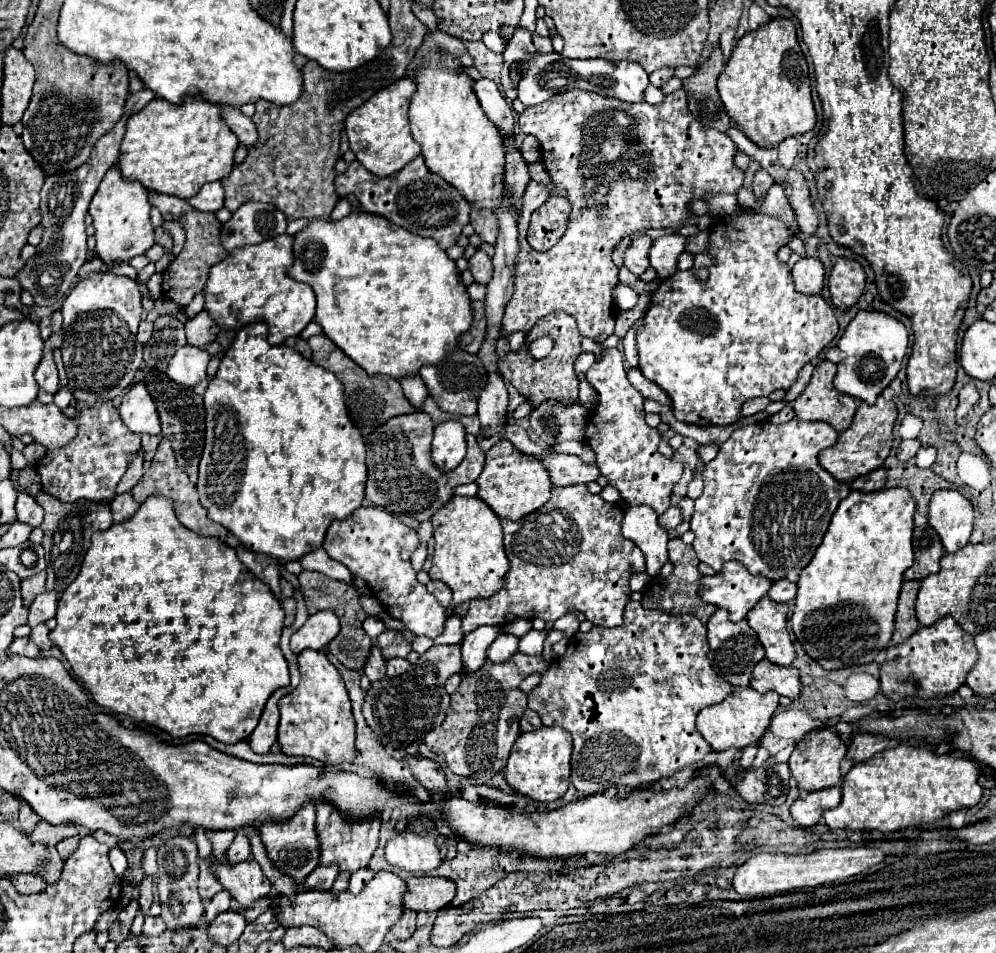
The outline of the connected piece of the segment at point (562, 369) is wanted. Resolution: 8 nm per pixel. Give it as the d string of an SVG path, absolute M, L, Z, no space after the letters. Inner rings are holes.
M556 312L556 314L548 314L544 316L534 328L532 332L528 334L524 346L520 348L520 352L508 352L500 362L498 362L498 368L502 372L504 378L508 378L512 382L512 386L526 398L530 398L534 402L534 406L538 406L540 402L548 400L548 398L556 398L556 400L562 400L562 402L572 402L578 398L578 378L574 374L574 360L578 358L578 354L582 352L580 348L580 332L576 328L576 322L572 320L572 316L564 314L564 312ZM542 336L548 336L554 340L554 348L552 352L542 358L542 360L532 360L532 356L528 354L526 350L526 344L536 340L536 338L542 338Z

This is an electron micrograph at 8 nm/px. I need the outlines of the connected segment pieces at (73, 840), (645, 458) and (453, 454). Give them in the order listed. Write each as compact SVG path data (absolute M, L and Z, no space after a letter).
M70 836L70 838L64 838L60 844L56 844L56 850L58 850L60 858L64 860L78 846L78 842L80 842L80 836Z
M602 348L600 358L586 372L586 380L596 390L598 404L588 420L584 442L596 452L600 474L608 478L608 484L620 492L628 506L646 504L658 516L664 514L670 508L672 486L682 476L682 464L674 464L673 458L658 452L662 434L644 422L644 396L628 382L618 348Z
M458 420L442 422L434 428L432 460L442 470L456 468L466 456L466 430Z

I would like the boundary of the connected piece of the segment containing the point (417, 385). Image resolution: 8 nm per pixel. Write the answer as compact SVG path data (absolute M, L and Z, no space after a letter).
M406 376L400 380L400 384L408 402L412 402L416 410L422 410L422 404L428 398L428 390L424 388L424 382L420 380L420 376Z

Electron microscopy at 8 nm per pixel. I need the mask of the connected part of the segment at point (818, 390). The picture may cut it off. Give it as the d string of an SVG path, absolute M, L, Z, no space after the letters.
M828 360L820 362L814 368L814 374L812 374L808 386L804 388L804 392L792 402L792 408L796 412L796 418L800 418L800 420L822 420L822 422L828 422L836 432L844 432L854 418L856 400L834 388L834 384L832 384L834 374L836 374L836 364L834 362L828 362Z

